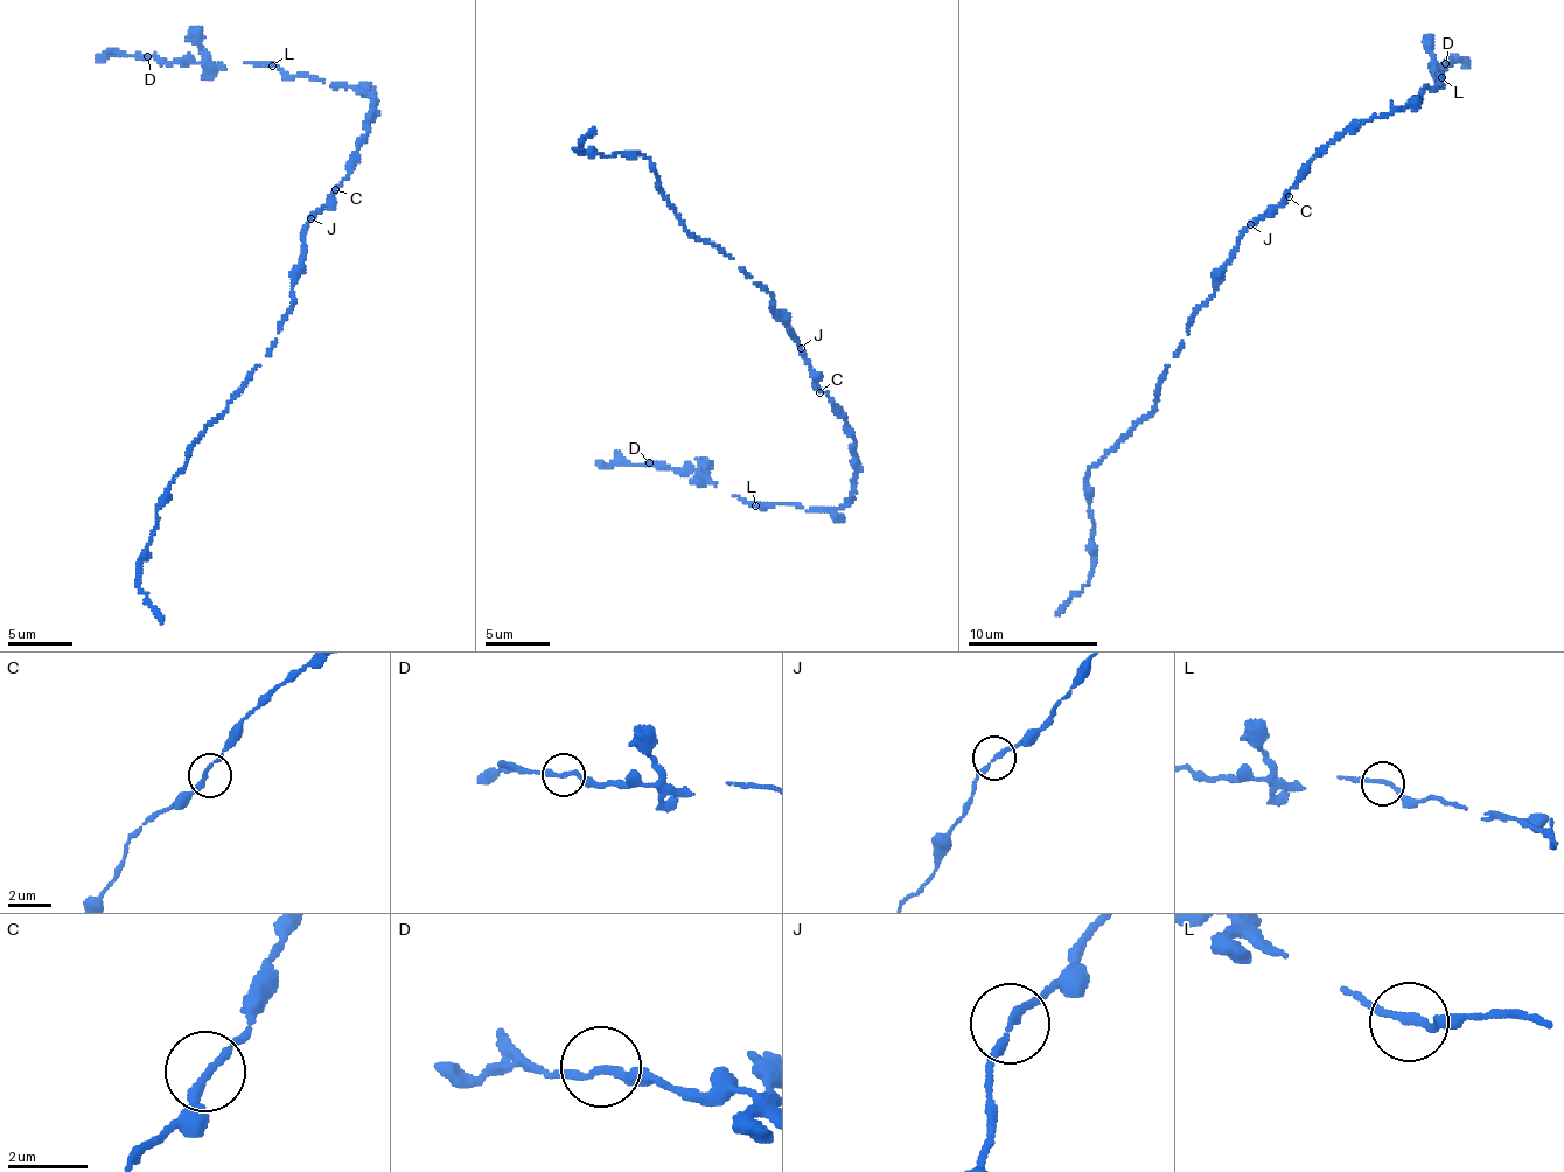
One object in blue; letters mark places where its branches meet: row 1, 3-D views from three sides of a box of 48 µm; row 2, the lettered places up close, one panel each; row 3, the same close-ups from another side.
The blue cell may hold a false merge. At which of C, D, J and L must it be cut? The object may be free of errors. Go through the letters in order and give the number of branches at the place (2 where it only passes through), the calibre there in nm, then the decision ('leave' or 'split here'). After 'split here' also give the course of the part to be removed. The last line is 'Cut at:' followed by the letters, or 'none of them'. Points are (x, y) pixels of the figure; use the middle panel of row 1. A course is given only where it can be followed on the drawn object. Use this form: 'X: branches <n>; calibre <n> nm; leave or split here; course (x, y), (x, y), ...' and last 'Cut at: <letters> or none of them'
C: branches 2; calibre 200 nm; leave
D: branches 2; calibre 190 nm; leave
J: branches 2; calibre 190 nm; leave
L: branches 2; calibre 180 nm; leave
Cut at: none of them

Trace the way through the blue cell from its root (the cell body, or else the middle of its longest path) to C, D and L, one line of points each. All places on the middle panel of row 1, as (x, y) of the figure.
C: (800, 348), (819, 392)
D: (800, 348), (854, 443), (858, 471), (843, 506), (749, 506), (693, 469), (650, 462)
L: (800, 348), (854, 443), (858, 471), (852, 493), (843, 506), (828, 511), (807, 511), (800, 504), (755, 506)

